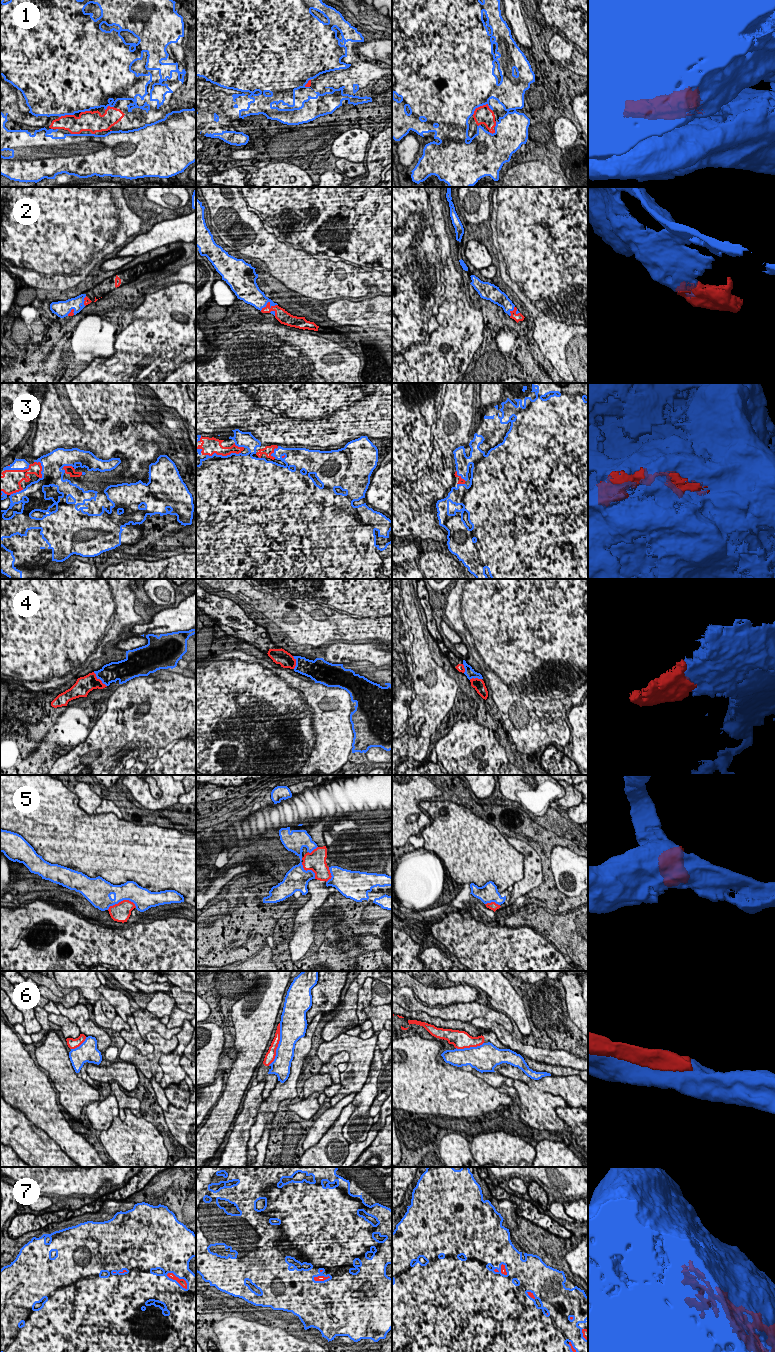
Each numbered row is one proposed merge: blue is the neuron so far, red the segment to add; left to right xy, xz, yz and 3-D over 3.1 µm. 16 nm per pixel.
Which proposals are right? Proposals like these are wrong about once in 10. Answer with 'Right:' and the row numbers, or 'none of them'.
Right: 1, 2, 3, 4, 7

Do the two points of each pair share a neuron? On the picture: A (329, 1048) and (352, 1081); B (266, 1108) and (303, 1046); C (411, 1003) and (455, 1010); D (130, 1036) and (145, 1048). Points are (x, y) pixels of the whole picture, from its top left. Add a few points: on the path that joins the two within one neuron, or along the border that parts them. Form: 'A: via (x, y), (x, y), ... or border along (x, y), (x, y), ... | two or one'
A: via (342, 1047), (346, 1047), (354, 1055), (354, 1068) | one
B: via (281, 1093), (291, 1083), (298, 1061) | one
C: via (422, 1007), (433, 1012), (444, 1012) | one
D: via (134, 1038), (141, 1044) | one

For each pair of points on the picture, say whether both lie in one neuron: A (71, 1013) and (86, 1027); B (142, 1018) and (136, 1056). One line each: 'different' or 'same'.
A: different
B: different

